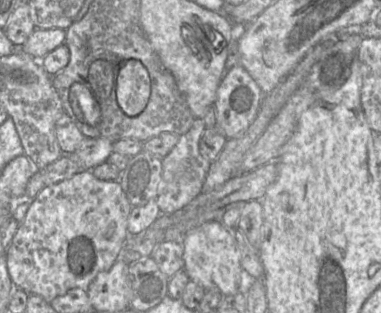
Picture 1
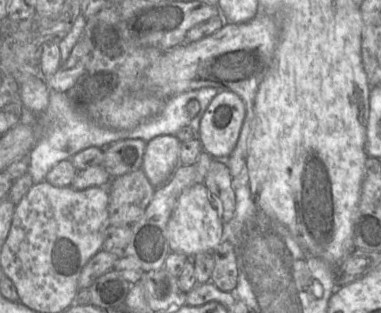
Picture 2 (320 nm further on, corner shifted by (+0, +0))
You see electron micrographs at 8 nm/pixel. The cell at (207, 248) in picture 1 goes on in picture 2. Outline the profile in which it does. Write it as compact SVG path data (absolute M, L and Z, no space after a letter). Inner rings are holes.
M204 183L186 188L178 198L167 224L167 239L171 252L185 254L192 259L196 254L214 251L222 242L224 224L221 205Z

